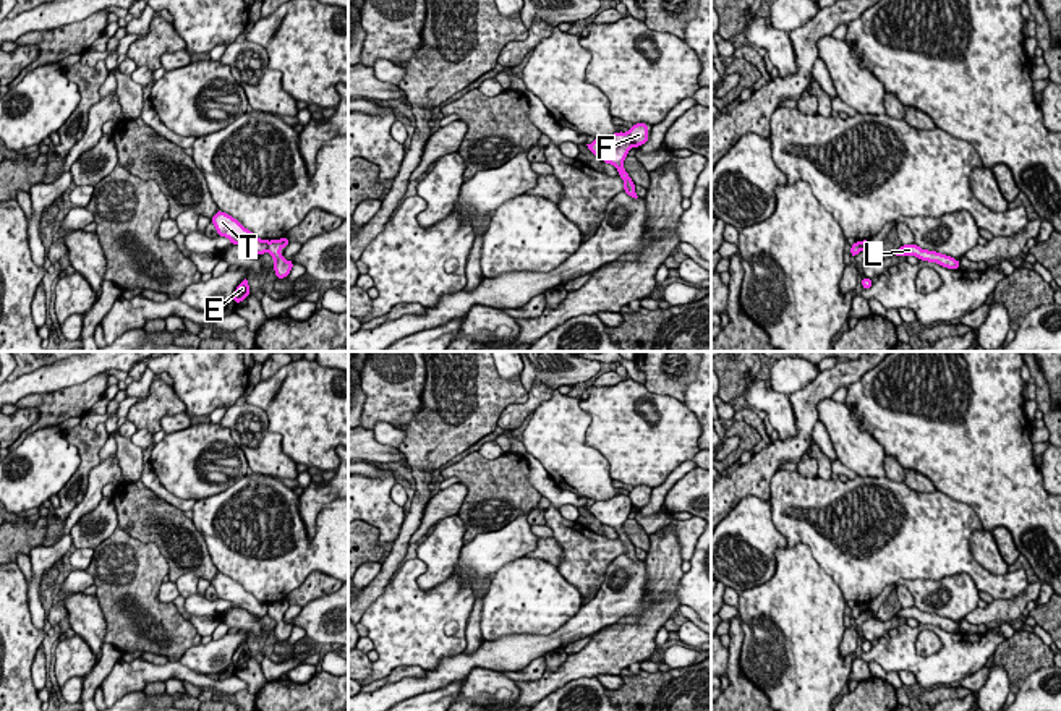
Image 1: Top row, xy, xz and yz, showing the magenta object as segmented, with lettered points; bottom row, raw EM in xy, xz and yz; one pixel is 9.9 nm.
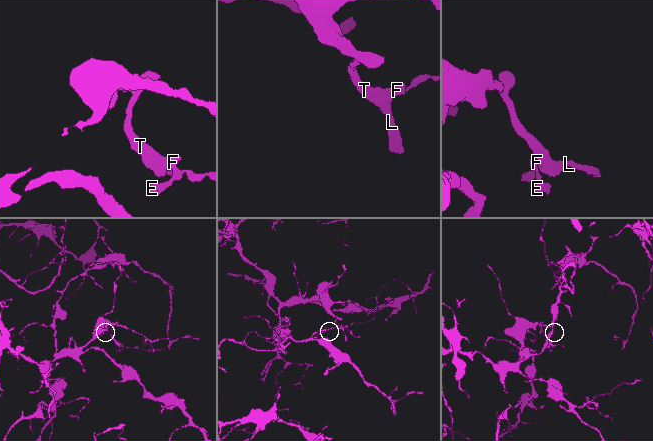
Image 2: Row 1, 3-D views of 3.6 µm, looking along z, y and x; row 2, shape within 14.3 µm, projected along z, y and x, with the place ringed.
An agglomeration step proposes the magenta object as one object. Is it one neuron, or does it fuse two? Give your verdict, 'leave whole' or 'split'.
split

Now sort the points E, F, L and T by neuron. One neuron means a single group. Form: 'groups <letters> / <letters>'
groups E F / L T

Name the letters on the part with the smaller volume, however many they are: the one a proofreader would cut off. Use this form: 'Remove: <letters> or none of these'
Remove: E, F

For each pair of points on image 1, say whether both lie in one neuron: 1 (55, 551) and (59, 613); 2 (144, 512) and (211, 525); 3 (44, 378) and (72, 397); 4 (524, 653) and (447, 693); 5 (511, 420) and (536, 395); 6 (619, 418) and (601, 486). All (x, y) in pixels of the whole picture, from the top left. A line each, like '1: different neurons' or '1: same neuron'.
1: different neurons
2: different neurons
3: different neurons
4: different neurons
5: same neuron
6: different neurons

